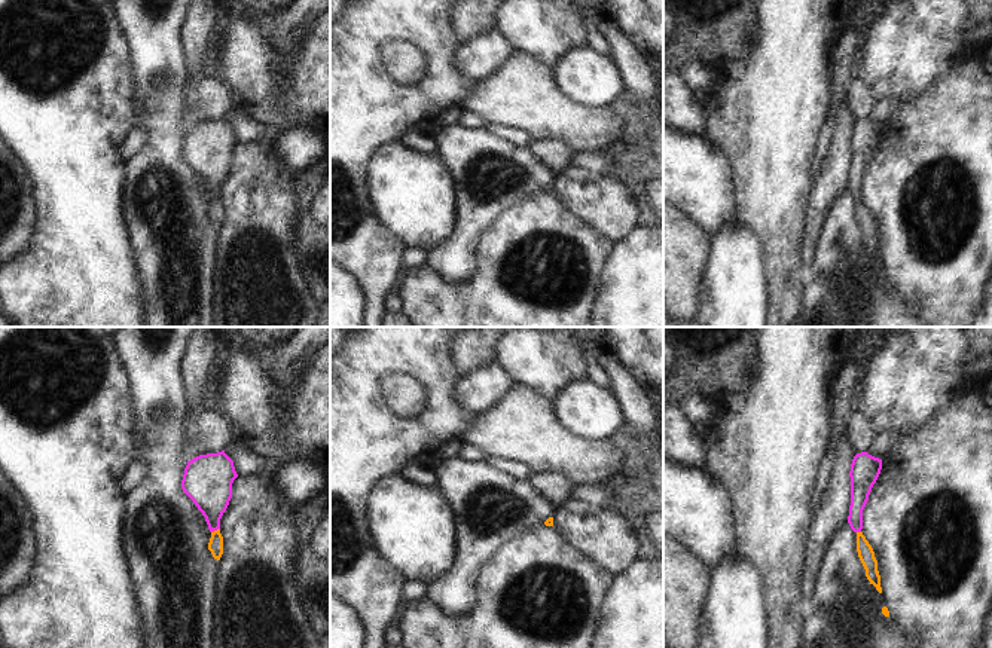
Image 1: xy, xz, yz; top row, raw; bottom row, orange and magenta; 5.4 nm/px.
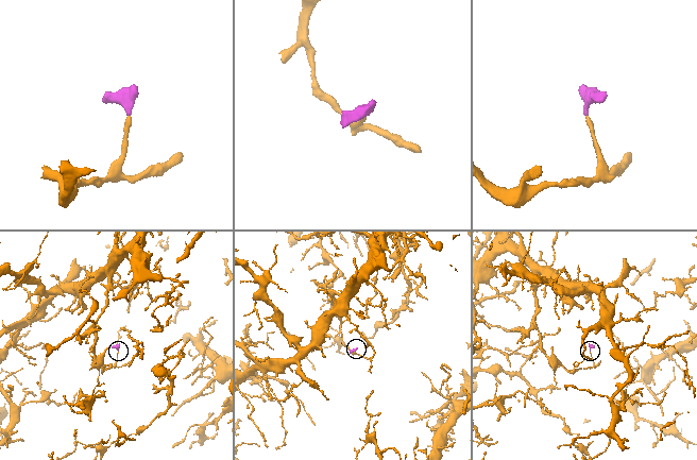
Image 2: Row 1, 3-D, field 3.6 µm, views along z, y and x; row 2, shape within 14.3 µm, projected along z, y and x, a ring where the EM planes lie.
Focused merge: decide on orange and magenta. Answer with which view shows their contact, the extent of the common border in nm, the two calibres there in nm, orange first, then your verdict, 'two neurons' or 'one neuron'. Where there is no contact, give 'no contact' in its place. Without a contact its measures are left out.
xy | 50 nm | 80/240 nm | one neuron

